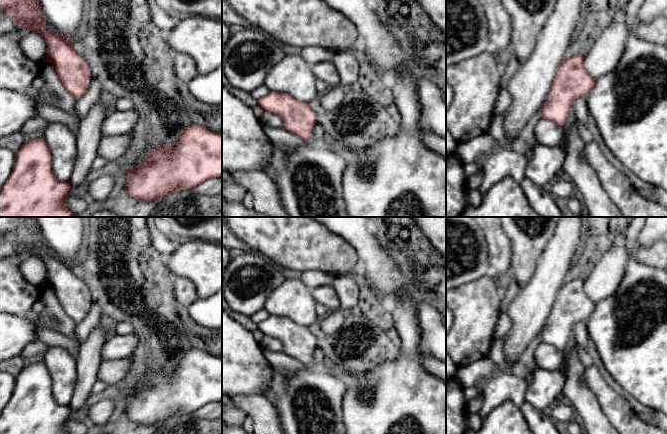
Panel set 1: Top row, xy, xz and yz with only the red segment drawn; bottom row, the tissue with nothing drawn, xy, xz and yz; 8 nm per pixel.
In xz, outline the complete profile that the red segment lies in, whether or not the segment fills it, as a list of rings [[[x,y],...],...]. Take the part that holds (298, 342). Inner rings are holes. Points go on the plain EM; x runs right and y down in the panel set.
[[[269,315],[257,325],[264,336],[271,336],[282,343],[285,354],[308,365],[310,370],[325,371],[347,383],[354,377],[354,375],[341,371],[326,361],[321,364],[315,363],[316,338],[309,327],[277,315]]]

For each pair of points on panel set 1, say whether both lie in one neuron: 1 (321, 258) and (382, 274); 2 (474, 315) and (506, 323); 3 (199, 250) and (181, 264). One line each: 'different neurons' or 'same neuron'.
1: different neurons
2: different neurons
3: same neuron

